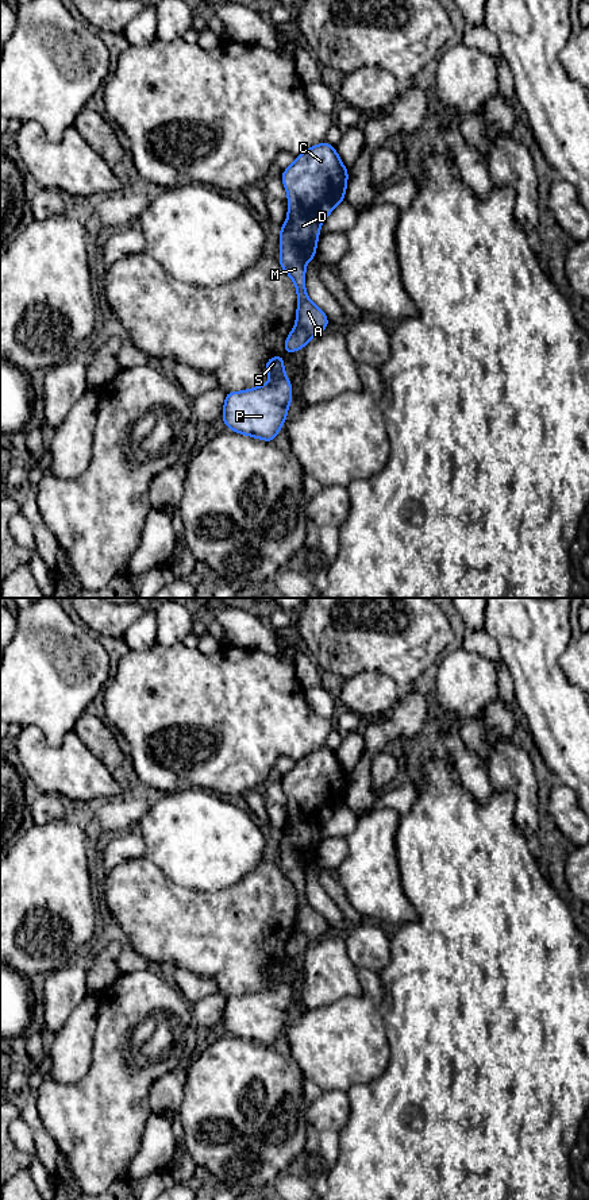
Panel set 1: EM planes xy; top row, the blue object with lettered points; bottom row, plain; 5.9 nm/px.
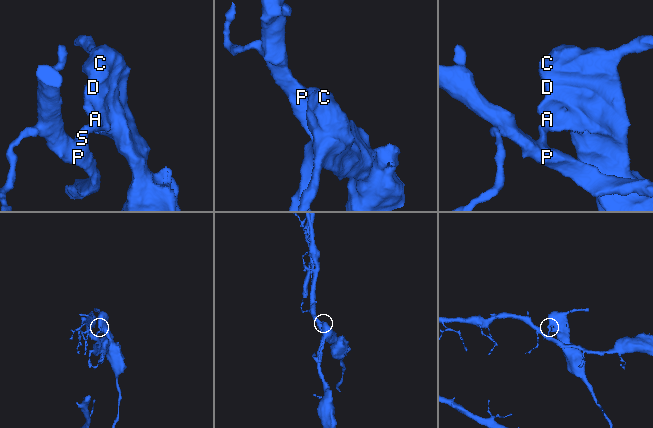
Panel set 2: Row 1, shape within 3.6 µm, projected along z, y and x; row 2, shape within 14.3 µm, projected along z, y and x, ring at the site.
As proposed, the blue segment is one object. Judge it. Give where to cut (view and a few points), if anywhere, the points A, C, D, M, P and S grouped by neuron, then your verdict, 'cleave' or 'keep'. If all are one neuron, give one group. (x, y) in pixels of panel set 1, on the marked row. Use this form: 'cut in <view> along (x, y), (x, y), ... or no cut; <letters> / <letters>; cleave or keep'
cut in xy along (296, 323), (310, 338); A C D M / P S; cleave

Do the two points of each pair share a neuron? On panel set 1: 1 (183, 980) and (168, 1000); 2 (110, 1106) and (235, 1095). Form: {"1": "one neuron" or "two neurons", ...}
{"1": "two neurons", "2": "two neurons"}

